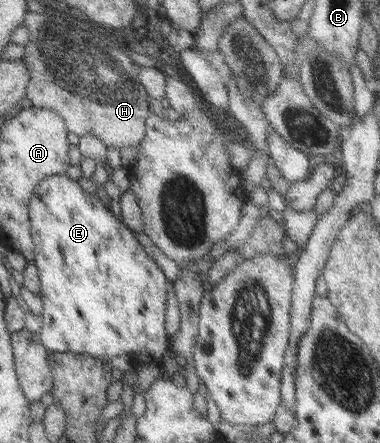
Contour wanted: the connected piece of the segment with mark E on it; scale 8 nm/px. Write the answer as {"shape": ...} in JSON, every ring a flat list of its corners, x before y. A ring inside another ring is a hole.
{"shape":[[53,175,40,180,34,188,33,194,28,202,28,220,30,223,30,237,33,243,33,260,38,274,38,283,40,300,43,311,40,314,41,326,36,335,38,336,41,346,48,352,61,352,83,354,103,362,115,358,115,356,133,356,139,365,156,363,159,364,163,354,170,350,169,339,163,328,163,316,165,308,165,293,168,279,157,268,153,259,142,249,139,241,131,234,122,222,117,220,110,213,96,193,87,193,77,181,73,181,67,175]]}

